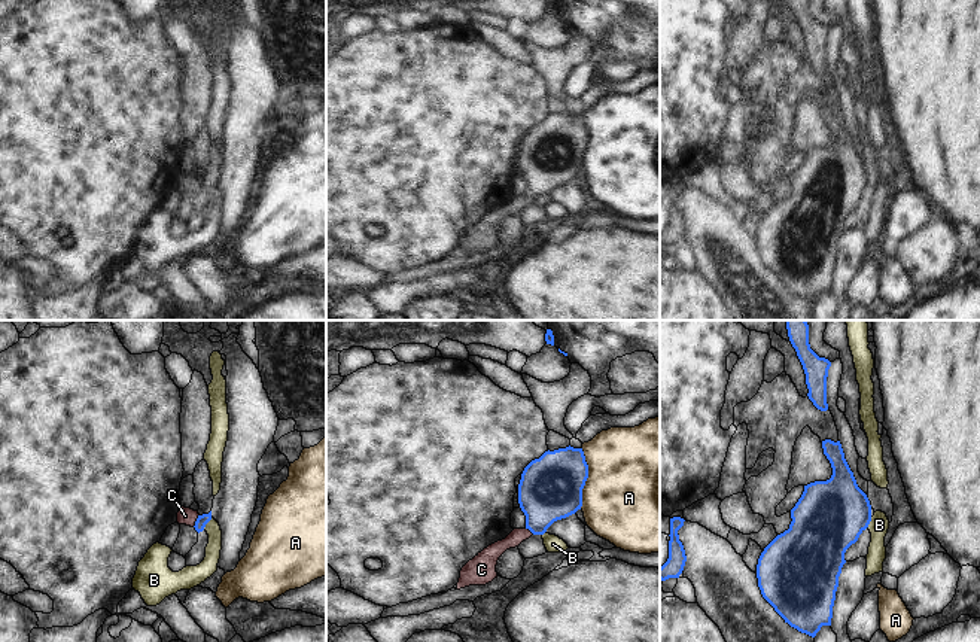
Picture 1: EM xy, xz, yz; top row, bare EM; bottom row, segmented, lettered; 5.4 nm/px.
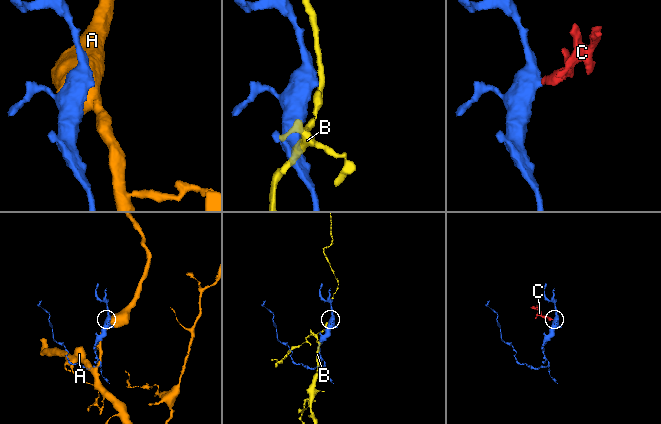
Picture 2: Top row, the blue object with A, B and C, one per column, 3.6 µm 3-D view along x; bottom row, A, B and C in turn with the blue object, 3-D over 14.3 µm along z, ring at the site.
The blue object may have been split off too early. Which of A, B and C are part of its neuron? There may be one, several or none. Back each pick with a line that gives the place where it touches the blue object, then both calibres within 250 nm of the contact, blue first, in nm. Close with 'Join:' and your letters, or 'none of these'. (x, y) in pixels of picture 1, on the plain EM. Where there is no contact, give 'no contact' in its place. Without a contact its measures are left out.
C: xy (197, 186) | 60/90 nm
Join: C

